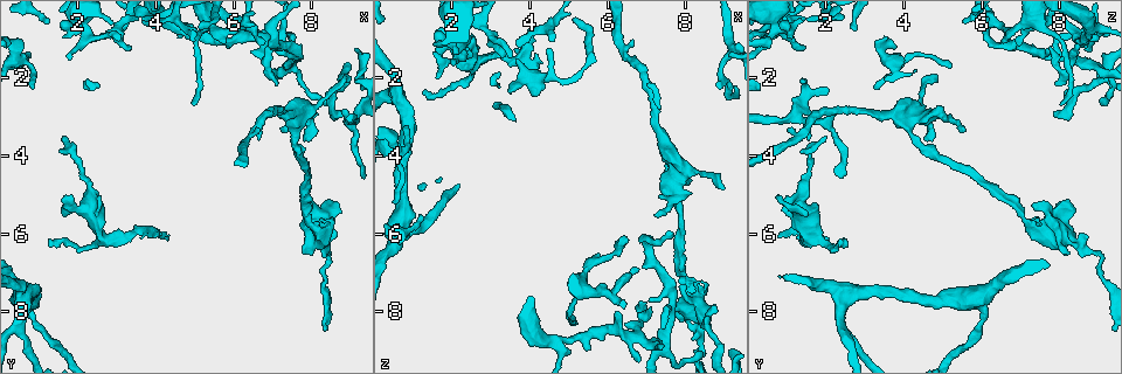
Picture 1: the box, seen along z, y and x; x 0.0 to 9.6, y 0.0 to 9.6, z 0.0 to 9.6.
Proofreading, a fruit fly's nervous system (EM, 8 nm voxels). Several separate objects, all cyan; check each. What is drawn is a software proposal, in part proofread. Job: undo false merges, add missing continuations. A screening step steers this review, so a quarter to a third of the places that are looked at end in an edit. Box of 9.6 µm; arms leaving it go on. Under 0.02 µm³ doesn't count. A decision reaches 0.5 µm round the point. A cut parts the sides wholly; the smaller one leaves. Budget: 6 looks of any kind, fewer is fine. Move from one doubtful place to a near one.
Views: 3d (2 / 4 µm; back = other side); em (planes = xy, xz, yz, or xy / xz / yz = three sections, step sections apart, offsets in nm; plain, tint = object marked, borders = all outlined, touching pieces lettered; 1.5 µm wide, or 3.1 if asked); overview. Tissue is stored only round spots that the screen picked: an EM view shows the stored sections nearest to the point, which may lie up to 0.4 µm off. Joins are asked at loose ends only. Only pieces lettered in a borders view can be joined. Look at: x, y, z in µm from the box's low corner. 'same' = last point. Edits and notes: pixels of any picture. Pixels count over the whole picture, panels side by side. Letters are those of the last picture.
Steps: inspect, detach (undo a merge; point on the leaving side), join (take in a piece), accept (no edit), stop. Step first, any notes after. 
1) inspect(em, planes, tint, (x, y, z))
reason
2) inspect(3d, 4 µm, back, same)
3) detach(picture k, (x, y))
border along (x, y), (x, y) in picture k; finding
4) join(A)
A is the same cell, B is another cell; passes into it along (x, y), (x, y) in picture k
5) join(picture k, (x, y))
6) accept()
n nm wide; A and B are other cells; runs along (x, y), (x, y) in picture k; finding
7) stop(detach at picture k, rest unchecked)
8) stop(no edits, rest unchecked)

inspect(em, yz, step 4, tint, (2.20, 0.65, 0.70))
four or more arms meet

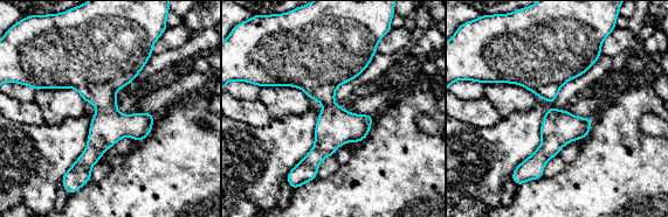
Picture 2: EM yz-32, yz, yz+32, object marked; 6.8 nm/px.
inspect(em, planes, borders, same)
cut it another way

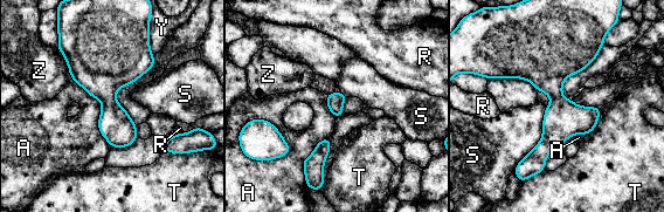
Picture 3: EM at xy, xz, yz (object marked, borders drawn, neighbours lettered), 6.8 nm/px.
accept()
A touches over 550 nm; A, R, S, T, Y and Z are other cells; border along (71, 77), (111, 146) in picture 3; continuous, no second neuron

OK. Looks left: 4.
inspect(3d, 2 µm, (2.30, 4.70, 1.50))
calibre changes

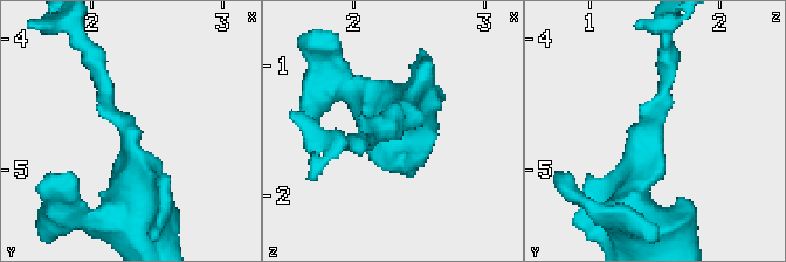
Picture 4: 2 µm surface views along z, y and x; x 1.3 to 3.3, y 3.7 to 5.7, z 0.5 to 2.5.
inspect(em, yz, step 4, tint, (2.24, 4.64, 1.46))
shape alone is not enough

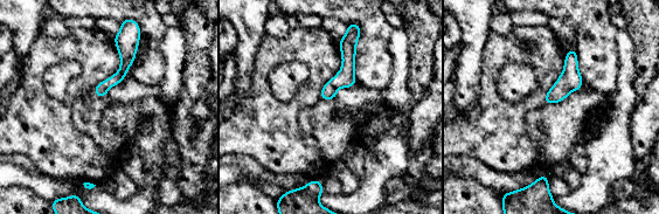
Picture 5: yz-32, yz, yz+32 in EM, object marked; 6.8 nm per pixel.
inspect(em, xz, step 4, borders, same)

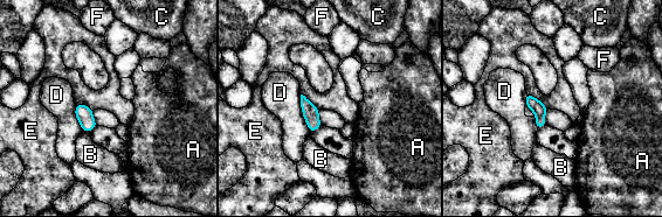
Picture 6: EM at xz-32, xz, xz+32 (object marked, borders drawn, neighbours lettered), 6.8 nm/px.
accept()
90 nm wide; A, B, C, D, E and F are other cells; border along (75, 105), (75, 117), (83, 130) in picture 6; all the same neuron

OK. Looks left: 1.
inspect(em, planes, borders, (1.30, 6.15, 2.40))
free end

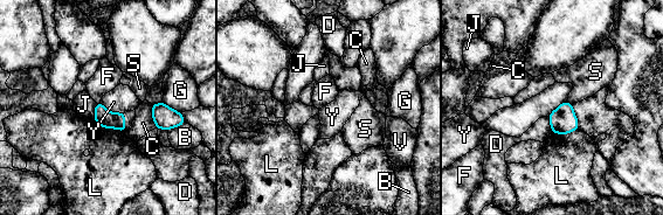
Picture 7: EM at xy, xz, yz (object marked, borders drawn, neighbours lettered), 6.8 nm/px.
accept()
B, C, D, F, G, J, L, S, V and Y are other cells; border along (101, 101), (114, 113), (124, 112) in picture 7; none of them fits

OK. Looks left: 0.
stop(no edits, rest unchecked)

